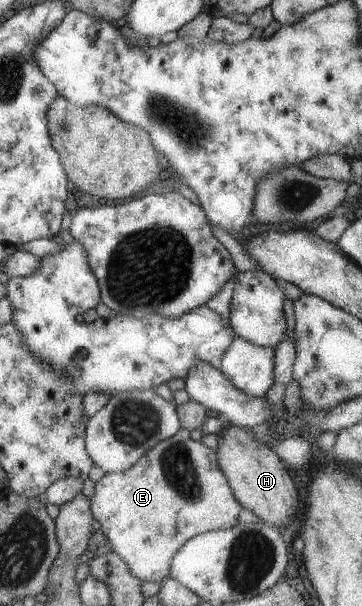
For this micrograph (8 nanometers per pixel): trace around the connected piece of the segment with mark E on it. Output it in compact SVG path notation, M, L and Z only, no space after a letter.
M178 429L172 436L157 442L152 448L149 448L130 468L121 473L104 473L98 482L94 483L94 494L89 499L89 507L94 520L97 520L101 526L102 534L108 539L112 550L120 556L126 563L129 571L141 581L161 582L169 574L170 561L174 553L189 539L197 534L206 531L217 531L220 529L232 528L238 523L238 512L240 512L240 504L234 498L230 487L228 486L226 477L222 474L217 463L217 456L214 450L209 449L200 441L194 441L188 436L186 429Z

